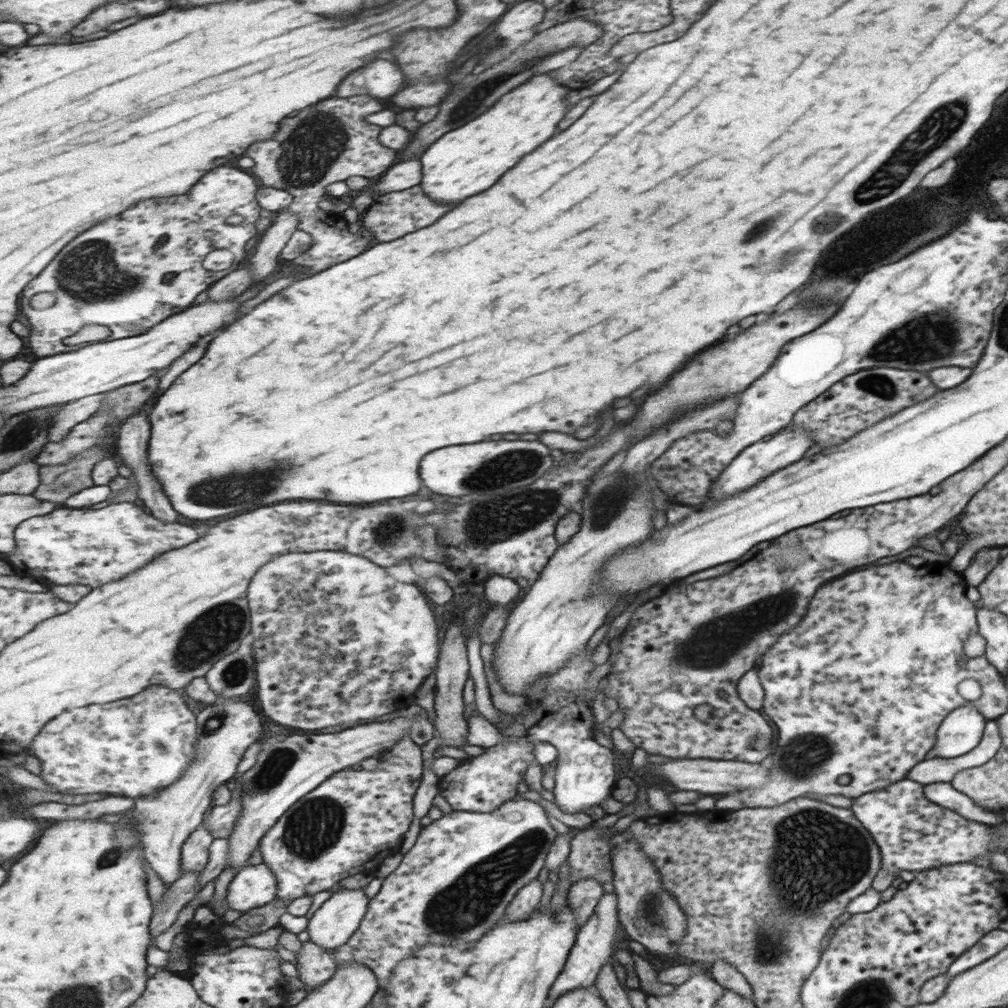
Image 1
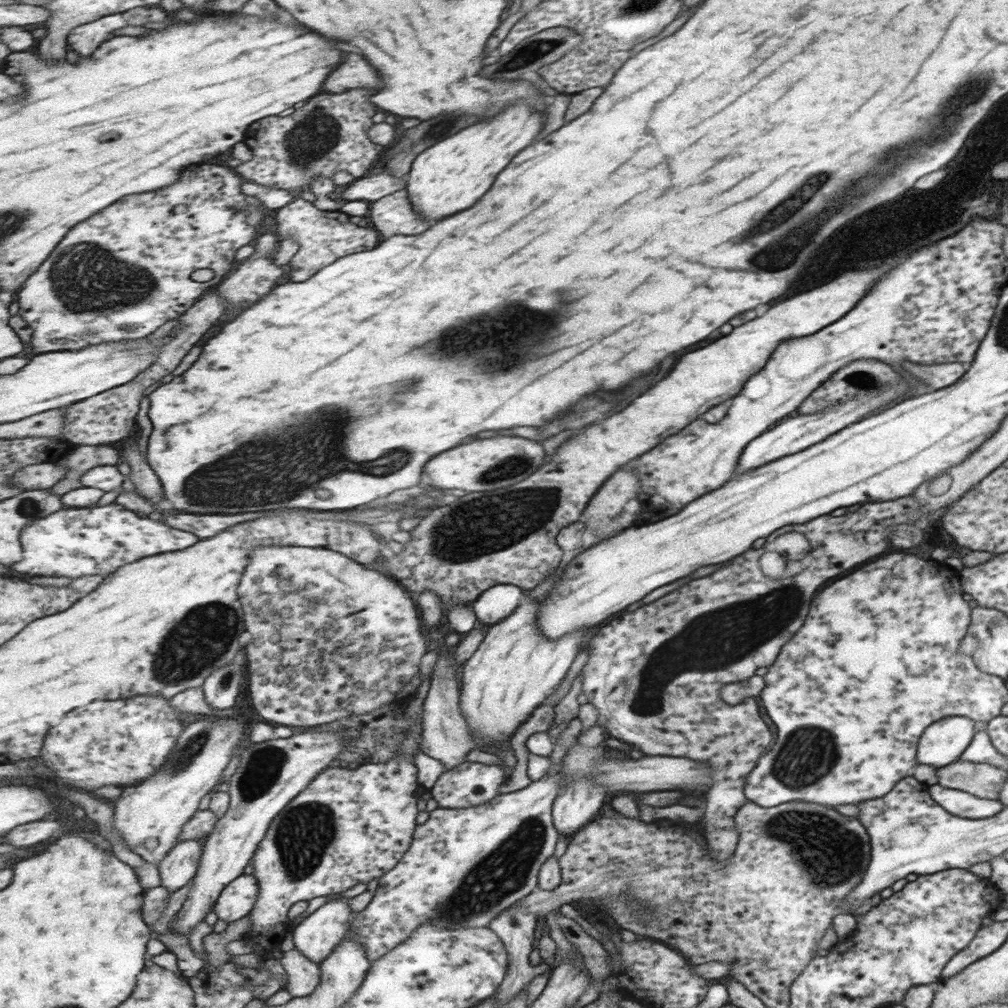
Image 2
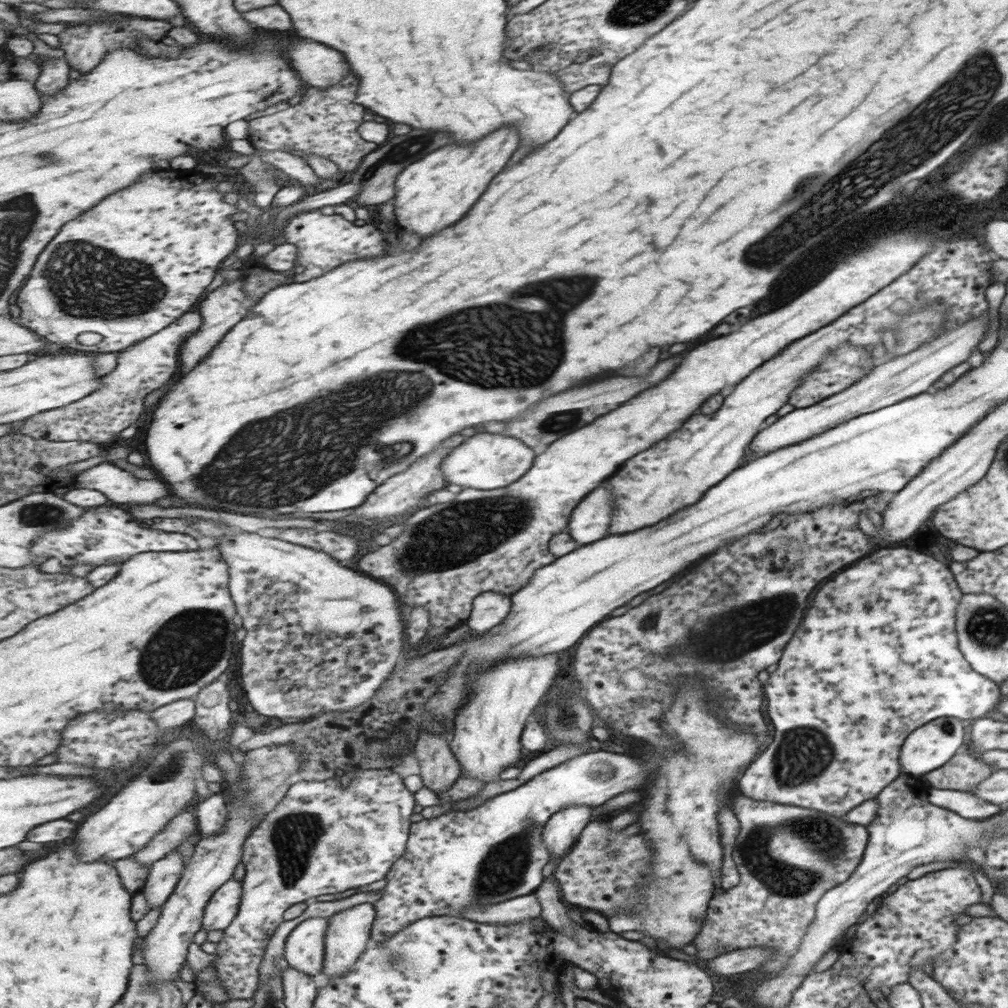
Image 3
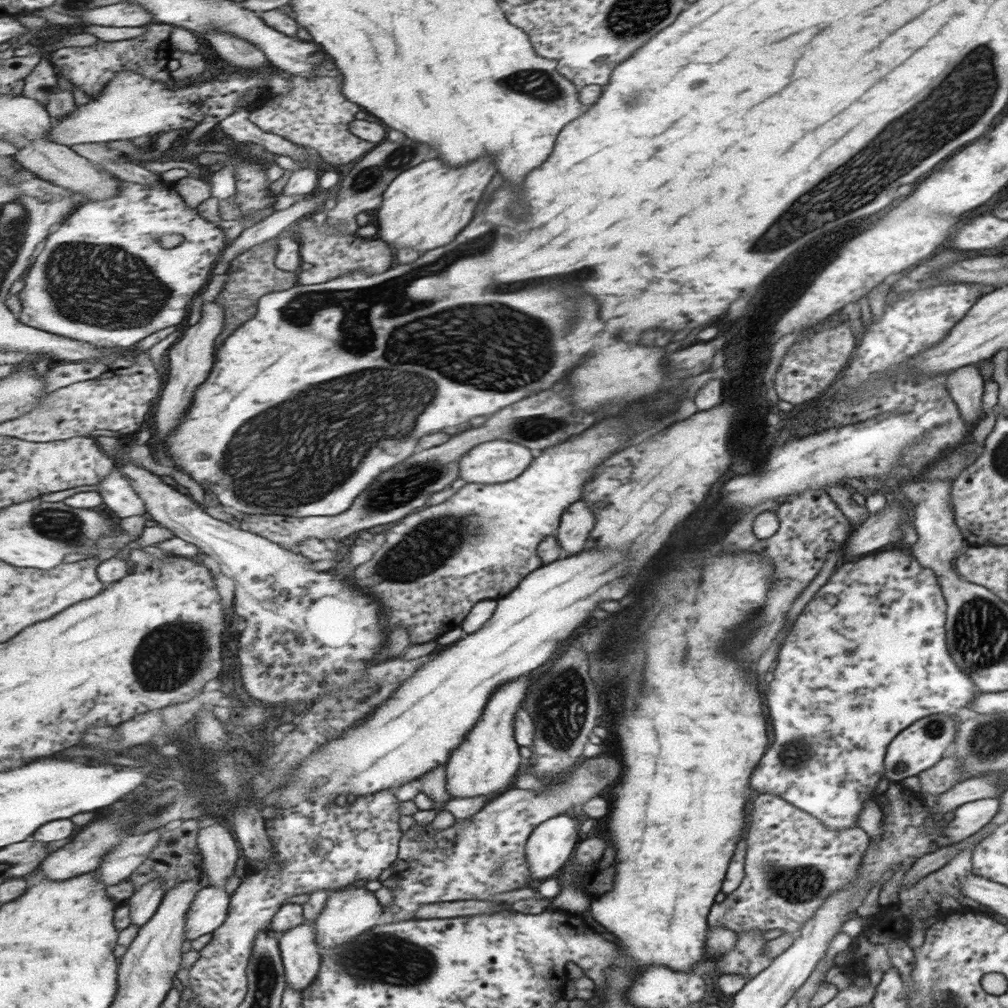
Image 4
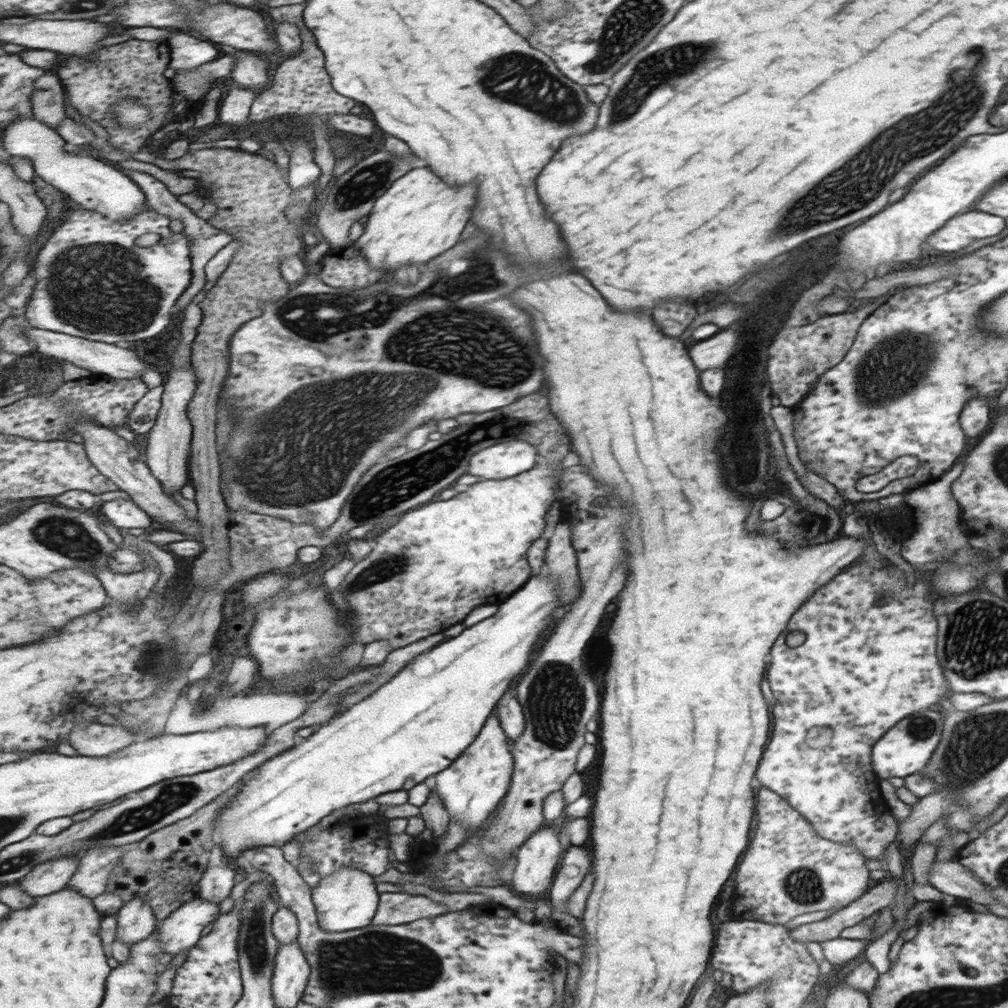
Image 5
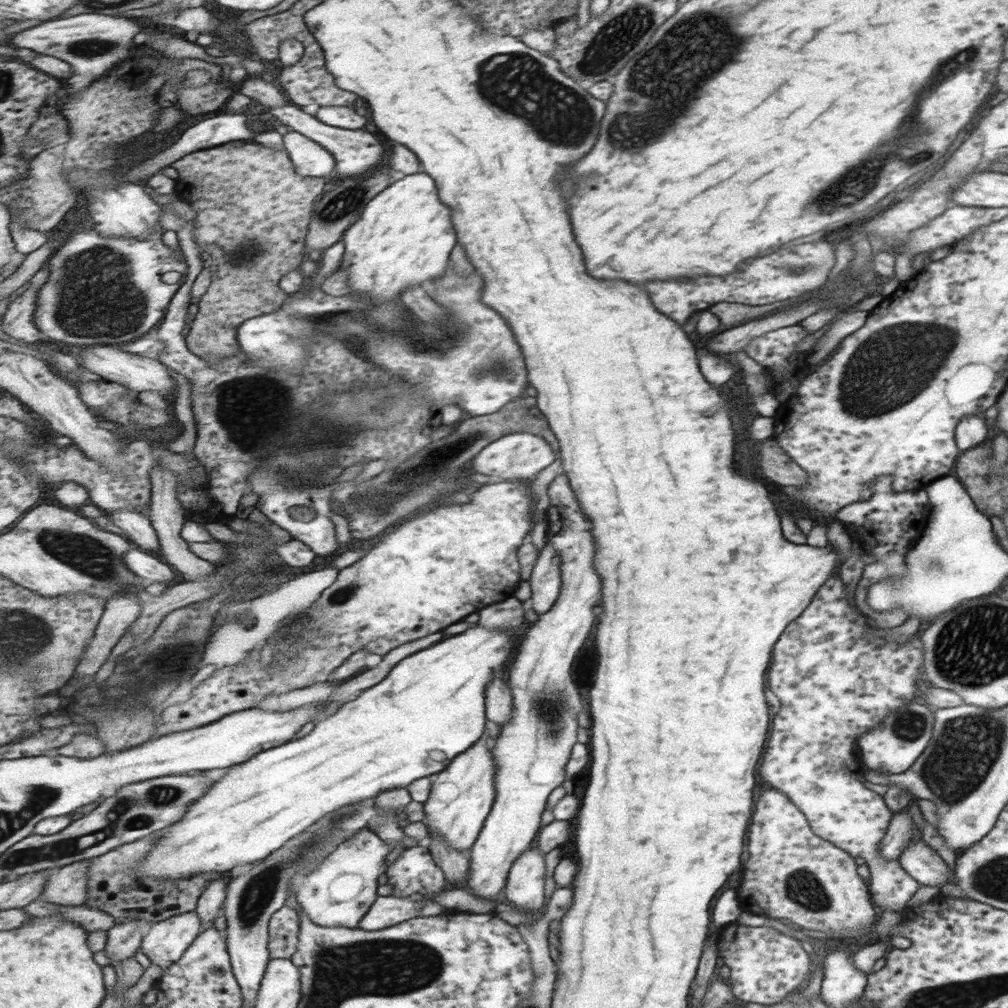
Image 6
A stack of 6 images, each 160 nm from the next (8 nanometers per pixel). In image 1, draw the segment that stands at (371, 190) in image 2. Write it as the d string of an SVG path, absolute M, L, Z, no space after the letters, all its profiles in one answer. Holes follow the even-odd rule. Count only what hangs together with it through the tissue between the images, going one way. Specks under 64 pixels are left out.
M419 155L411 160L404 160L393 166L385 176L379 176L377 183L371 184L371 188L377 196L397 192L397 190L407 190L423 180L423 166Z

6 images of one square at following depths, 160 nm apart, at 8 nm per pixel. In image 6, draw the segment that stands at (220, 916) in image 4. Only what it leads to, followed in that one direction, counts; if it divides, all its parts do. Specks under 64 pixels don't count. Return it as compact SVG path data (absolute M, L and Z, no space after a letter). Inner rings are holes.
M197 912L179 914L152 924L152 929L144 935L140 950L165 971L187 953L202 931Z

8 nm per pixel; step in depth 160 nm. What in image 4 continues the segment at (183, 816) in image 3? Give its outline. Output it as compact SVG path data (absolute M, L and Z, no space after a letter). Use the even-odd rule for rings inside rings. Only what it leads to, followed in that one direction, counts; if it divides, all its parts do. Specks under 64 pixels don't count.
M169 826L159 827L148 833L129 835L104 858L101 866L95 870L99 882L103 882L105 888L108 888L130 878L158 847L167 828Z

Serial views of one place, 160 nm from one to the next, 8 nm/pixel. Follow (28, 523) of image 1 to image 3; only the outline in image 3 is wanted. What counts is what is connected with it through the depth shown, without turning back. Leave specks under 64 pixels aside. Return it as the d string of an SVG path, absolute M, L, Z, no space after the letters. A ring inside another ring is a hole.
M117 505L101 506L85 512L73 526L65 525L61 530L53 530L47 536L39 538L37 546L33 548L41 558L55 557L61 560L61 566L77 566L77 564L92 564L95 567L107 564L123 564L123 562L107 562L107 556L117 554L115 558L131 558L141 552L153 552L153 550L171 550L171 552L183 552L183 550L199 549L199 542L189 536L177 532L163 532L163 530L151 529L143 522L137 520L130 511L125 512ZM101 544L101 546L97 546ZM103 544L131 544L131 546L103 546ZM117 550L117 552L115 552Z

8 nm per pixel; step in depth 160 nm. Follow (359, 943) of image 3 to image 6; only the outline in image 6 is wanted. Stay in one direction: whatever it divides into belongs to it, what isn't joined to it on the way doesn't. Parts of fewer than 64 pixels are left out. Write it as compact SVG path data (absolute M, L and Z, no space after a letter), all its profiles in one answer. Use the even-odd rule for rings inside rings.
M371 829L358 830L353 838L345 840L311 873L306 875L303 884L297 888L297 902L303 912L311 918L312 922L323 927L343 927L355 929L361 926L363 918L377 901L377 887L380 885L379 877L387 872L385 858L393 850L390 842L381 838Z

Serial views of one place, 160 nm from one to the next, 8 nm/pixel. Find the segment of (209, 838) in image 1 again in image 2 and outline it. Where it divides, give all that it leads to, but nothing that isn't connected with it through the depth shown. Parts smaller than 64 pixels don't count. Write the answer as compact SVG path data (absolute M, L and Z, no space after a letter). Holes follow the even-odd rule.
M187 839L170 850L159 864L161 886L175 893L193 881L204 853L205 840Z

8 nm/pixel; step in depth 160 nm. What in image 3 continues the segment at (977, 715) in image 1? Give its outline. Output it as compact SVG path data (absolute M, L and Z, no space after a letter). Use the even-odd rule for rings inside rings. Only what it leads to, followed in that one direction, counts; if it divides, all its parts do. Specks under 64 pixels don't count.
M939 717L913 730L903 742L903 758L899 758L904 774L919 776L948 764L963 742L963 724L953 717Z

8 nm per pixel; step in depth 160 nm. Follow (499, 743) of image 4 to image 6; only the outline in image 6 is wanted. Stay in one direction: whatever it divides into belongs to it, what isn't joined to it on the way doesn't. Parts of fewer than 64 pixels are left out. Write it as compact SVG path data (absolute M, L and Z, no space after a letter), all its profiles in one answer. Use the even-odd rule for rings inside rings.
M486 730L484 736L485 740L479 741L477 745L455 757L445 770L435 776L435 782L427 792L423 803L426 816L424 820L428 824L431 836L433 833L441 835L458 851L473 848L498 796L496 786L498 766L494 746L489 744L491 732Z

